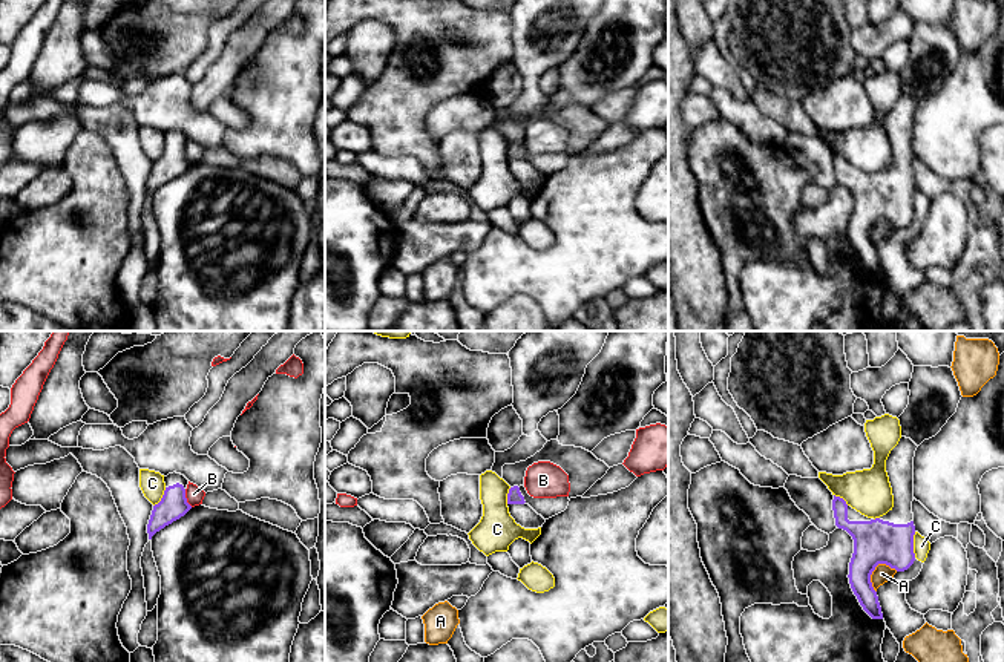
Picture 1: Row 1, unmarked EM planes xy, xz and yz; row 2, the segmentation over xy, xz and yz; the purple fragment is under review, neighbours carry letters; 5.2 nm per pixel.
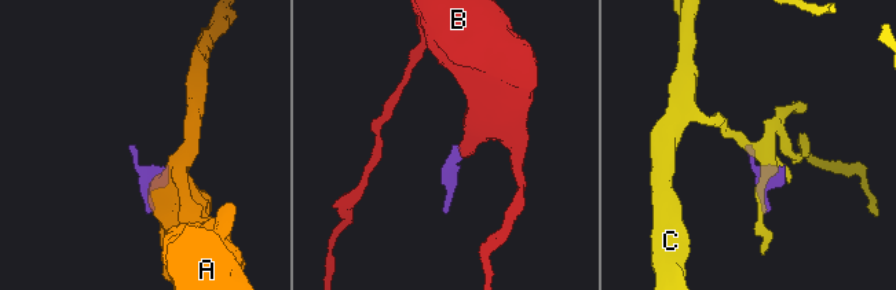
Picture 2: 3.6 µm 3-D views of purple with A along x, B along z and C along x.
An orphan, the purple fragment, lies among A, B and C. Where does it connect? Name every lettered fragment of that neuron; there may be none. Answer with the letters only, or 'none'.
none

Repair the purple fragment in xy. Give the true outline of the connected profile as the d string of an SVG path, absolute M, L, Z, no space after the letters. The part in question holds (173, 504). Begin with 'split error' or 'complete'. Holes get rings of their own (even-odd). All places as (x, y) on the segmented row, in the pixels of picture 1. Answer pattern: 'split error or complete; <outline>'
split error; M169 474L164 477L166 490L158 504L153 506L149 524L147 524L147 533L149 539L164 529L166 526L172 524L173 521L184 516L192 506L187 503L185 498L185 489L189 484L189 480L181 474Z

